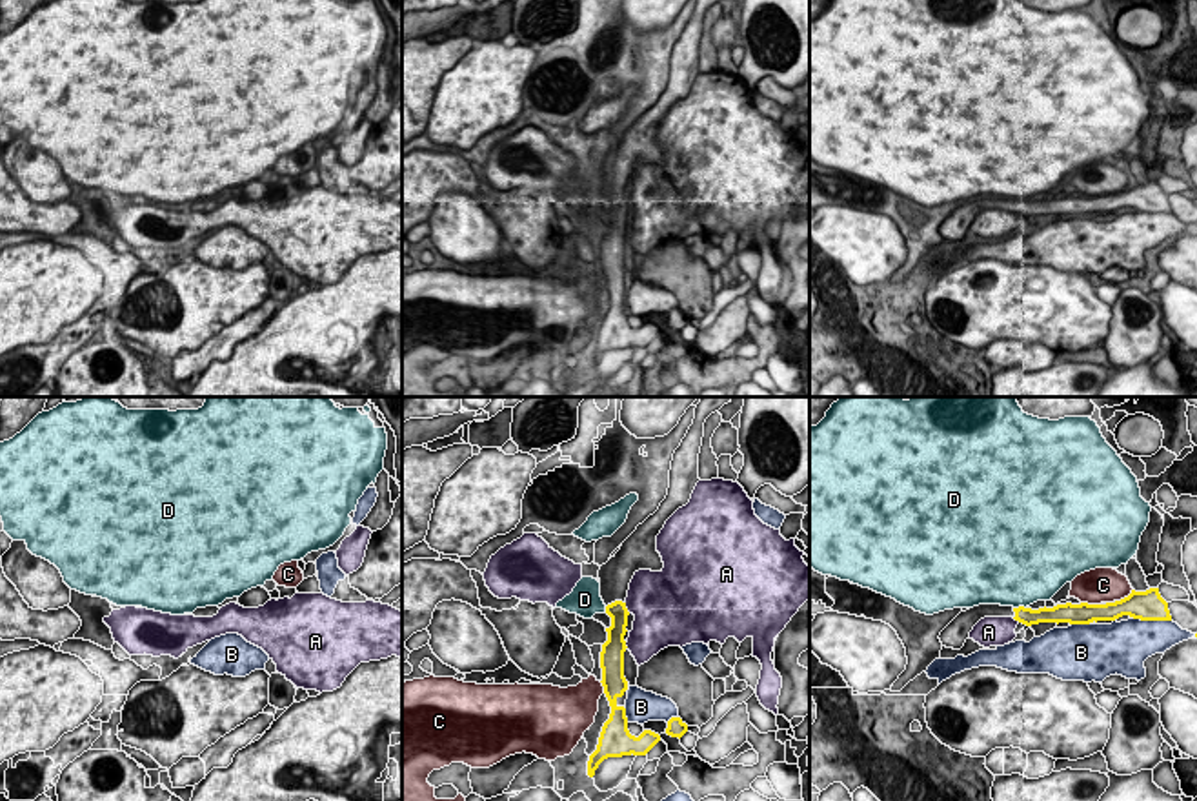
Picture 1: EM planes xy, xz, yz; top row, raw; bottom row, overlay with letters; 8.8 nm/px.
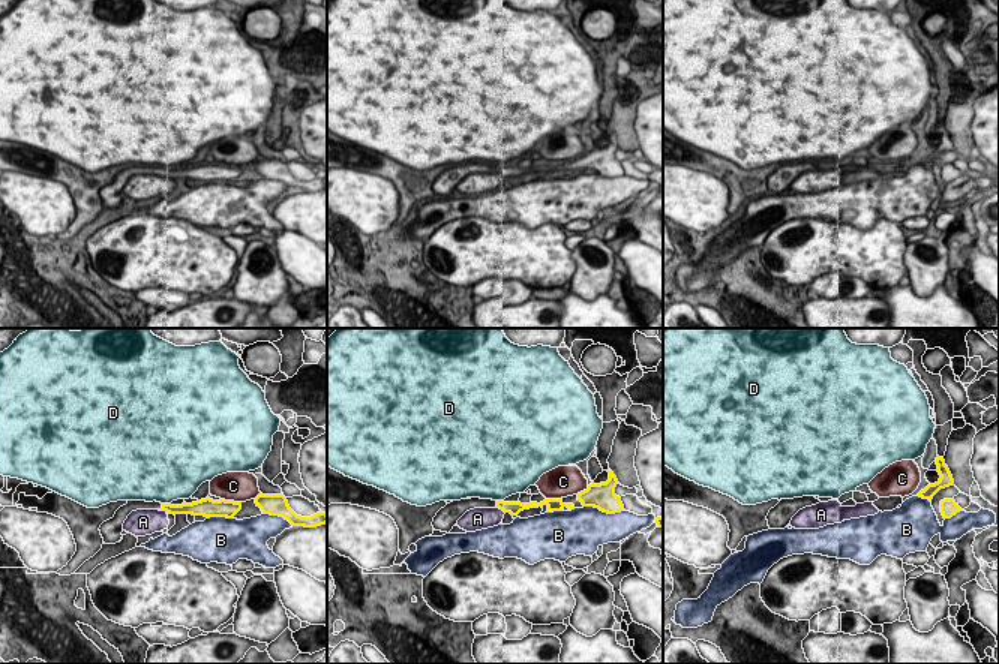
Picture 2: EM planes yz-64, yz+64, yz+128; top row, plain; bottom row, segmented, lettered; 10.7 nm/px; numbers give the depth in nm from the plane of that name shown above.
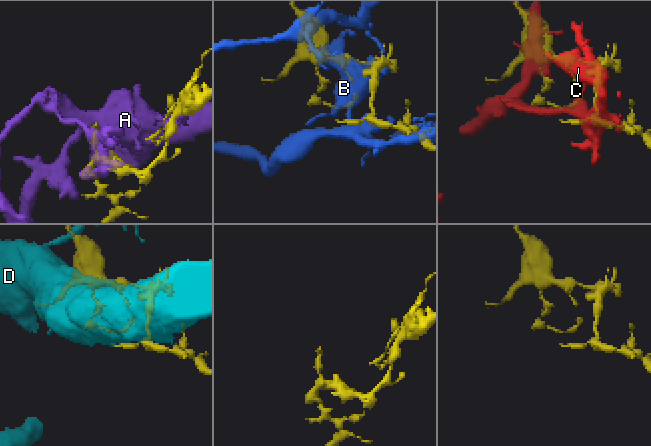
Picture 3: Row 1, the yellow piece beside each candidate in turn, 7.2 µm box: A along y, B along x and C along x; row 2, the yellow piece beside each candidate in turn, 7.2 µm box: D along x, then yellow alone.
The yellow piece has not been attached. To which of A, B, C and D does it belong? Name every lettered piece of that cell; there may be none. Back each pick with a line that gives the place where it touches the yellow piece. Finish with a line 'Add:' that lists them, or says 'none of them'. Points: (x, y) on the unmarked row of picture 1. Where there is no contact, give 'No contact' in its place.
Add: none of them

